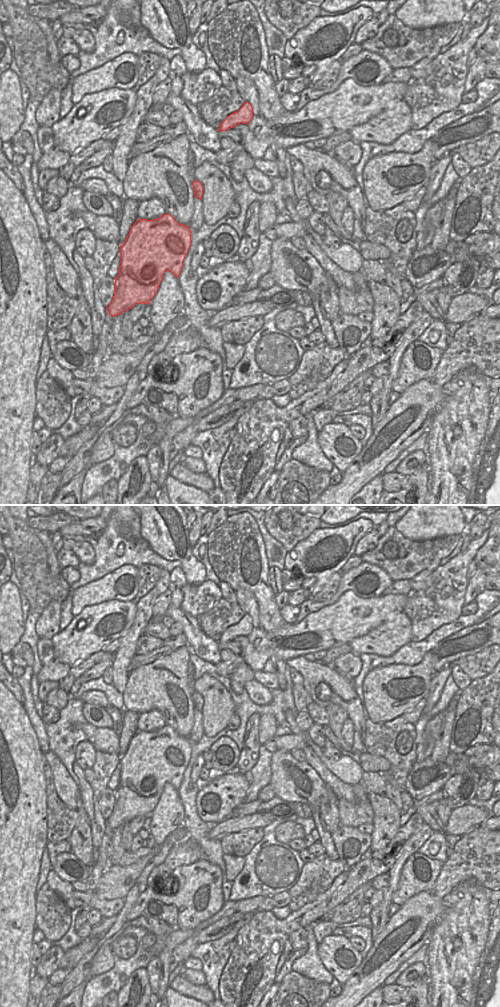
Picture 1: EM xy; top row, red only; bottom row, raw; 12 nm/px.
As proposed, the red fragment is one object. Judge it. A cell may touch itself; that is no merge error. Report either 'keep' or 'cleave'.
keep

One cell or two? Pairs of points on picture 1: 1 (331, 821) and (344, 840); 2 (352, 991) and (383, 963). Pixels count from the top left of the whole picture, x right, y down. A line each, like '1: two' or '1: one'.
1: two
2: one

